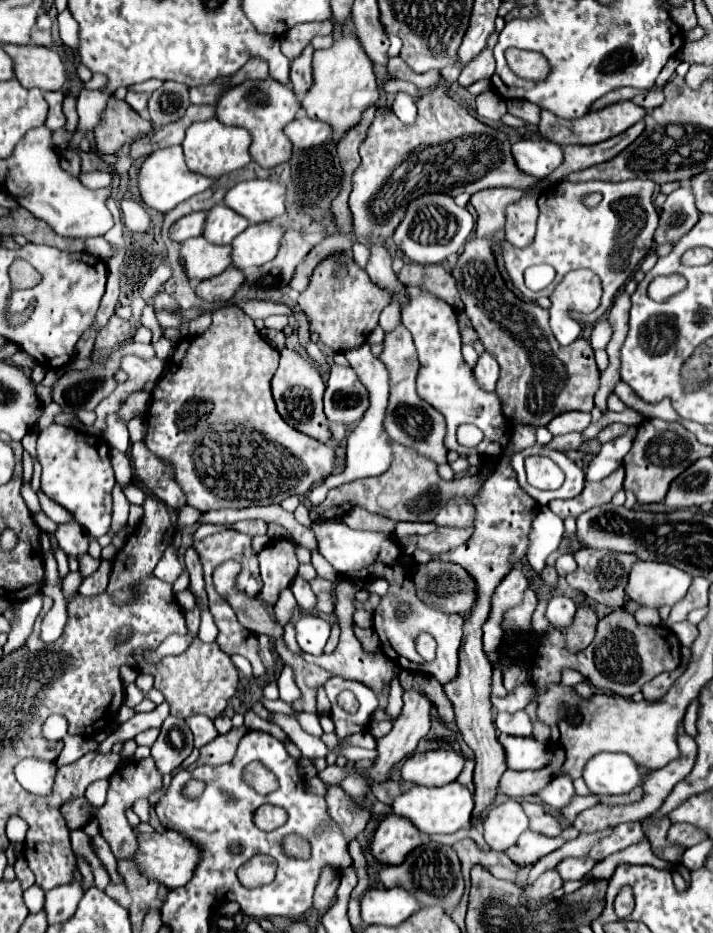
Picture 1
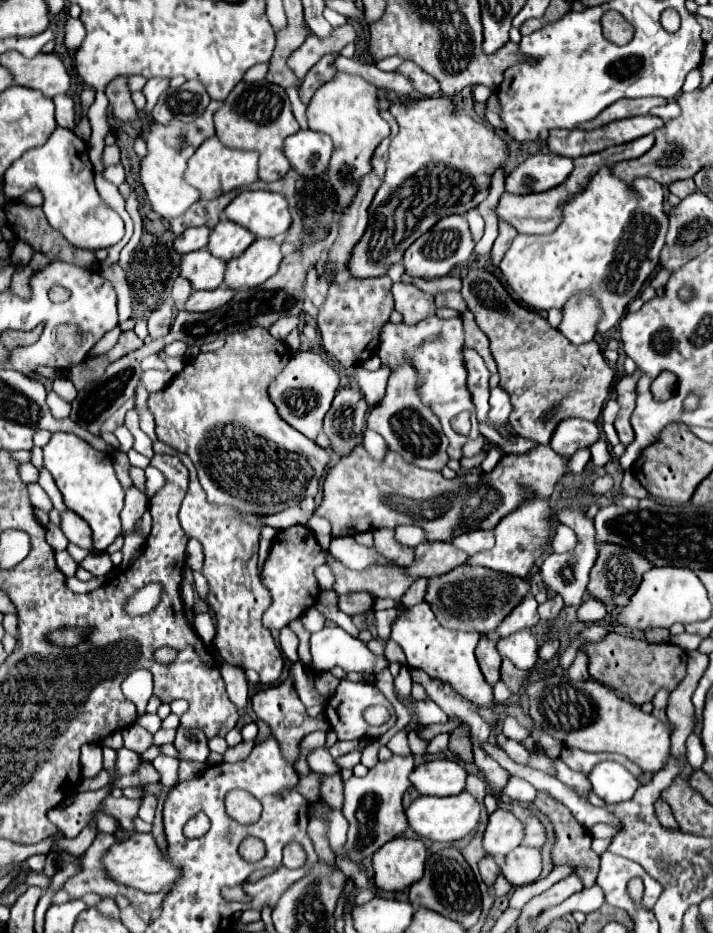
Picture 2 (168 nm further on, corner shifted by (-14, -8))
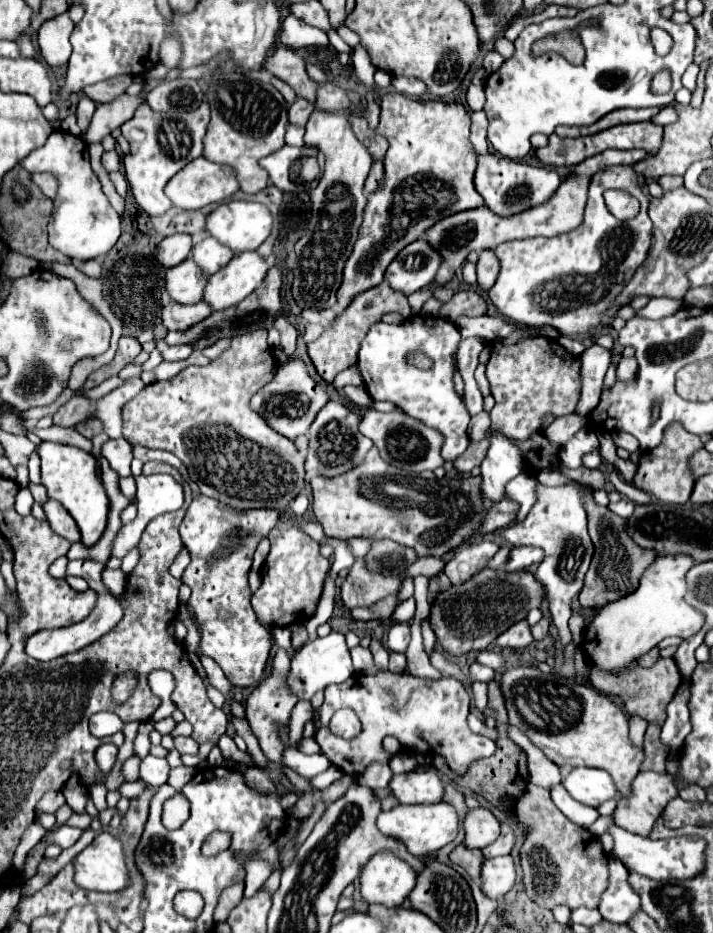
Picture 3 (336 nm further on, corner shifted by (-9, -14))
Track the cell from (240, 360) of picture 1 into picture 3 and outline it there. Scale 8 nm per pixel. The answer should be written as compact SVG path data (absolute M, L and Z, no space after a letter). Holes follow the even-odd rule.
M267 330L237 336L231 340L231 348L207 366L189 366L167 382L153 382L145 386L139 396L123 408L123 436L131 444L173 452L187 466L189 476L199 484L199 490L225 506L235 510L271 508L283 512L305 488L305 456L299 454L289 438L279 436L273 428L269 428L269 424L249 406L251 396L263 388L275 368L277 364L267 344ZM213 476L219 476L219 484L211 480Z

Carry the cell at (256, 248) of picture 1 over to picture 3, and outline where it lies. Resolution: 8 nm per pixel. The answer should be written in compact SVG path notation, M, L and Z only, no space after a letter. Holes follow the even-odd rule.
M241 252L225 268L209 278L203 300L209 302L213 310L223 310L239 304L255 288L261 286L267 270L269 264L263 256L259 256L259 252Z

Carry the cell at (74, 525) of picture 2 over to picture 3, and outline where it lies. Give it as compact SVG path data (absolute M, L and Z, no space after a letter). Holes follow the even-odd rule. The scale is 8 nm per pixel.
M49 500L49 502L43 506L43 510L45 510L45 514L47 514L49 526L51 526L59 536L63 536L65 540L69 540L71 544L81 542L81 532L79 532L79 528L77 528L75 520L71 518L71 514L69 514L63 506L59 506L59 502Z

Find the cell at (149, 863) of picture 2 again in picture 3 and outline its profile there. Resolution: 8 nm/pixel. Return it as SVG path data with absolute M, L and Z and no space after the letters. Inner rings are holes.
M99 832L73 862L75 882L85 890L121 892L131 886L123 844L109 832Z

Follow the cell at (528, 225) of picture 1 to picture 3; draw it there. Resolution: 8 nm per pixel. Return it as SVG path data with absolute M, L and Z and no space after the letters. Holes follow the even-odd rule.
M605 150L599 156L591 156L575 166L575 172L571 172L565 178L565 182L559 186L559 190L547 202L543 202L535 208L529 208L525 212L519 212L515 216L509 216L509 218L497 216L487 206L479 206L479 208L443 218L443 222L437 222L431 228L431 232L427 232L427 240L431 242L431 246L435 246L435 250L439 250L443 254L443 266L439 268L439 274L435 278L437 284L447 284L453 278L455 270L465 262L465 258L471 250L479 252L485 248L497 248L499 244L503 244L507 240L521 240L521 238L533 238L533 236L559 236L563 232L577 228L583 222L587 188L589 188L593 174L607 166L621 166L621 164L633 166L635 162L643 160L645 156L647 156L645 150Z

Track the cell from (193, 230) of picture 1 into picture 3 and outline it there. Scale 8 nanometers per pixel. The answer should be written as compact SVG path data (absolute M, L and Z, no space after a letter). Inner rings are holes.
M173 234L173 236L163 238L157 244L155 256L165 268L171 268L171 266L181 264L191 254L191 248L193 248L193 242L189 234Z

